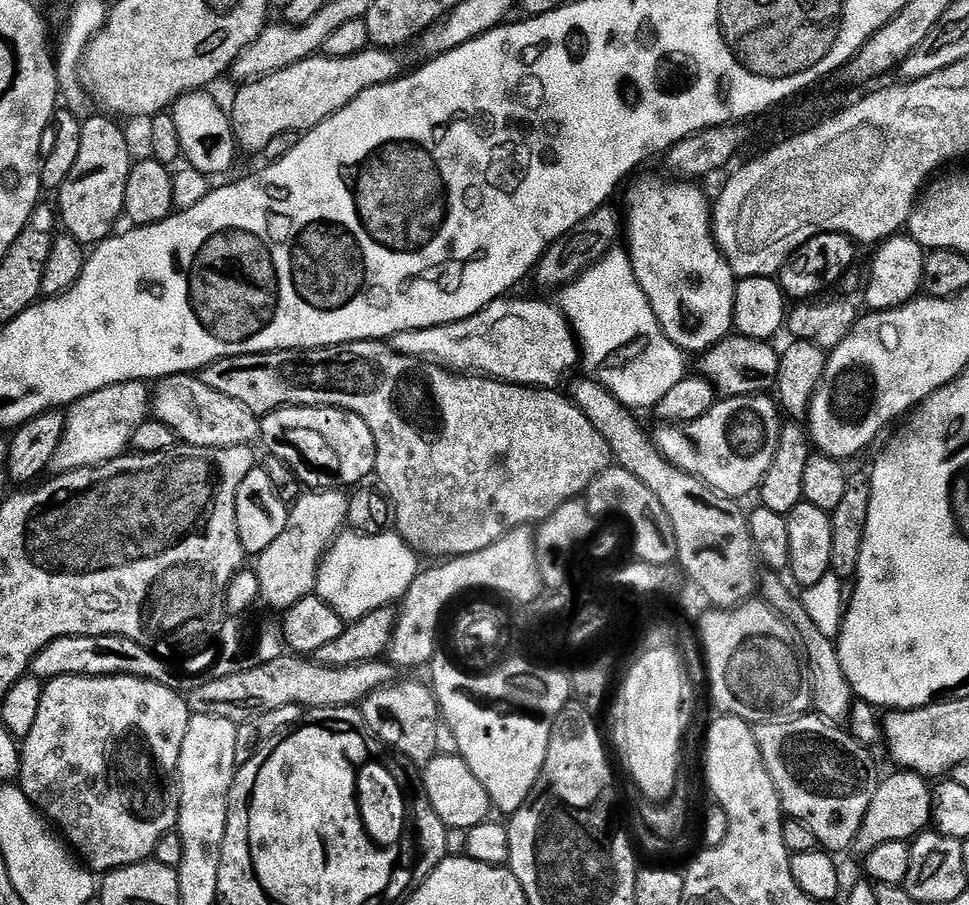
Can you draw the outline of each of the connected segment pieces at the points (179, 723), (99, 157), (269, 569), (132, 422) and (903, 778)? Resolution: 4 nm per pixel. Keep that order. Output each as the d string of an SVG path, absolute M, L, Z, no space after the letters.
M58 676L44 684L38 718L34 718L30 734L22 740L18 784L24 789L30 803L36 805L43 815L45 812L61 828L59 831L63 839L75 849L79 859L83 863L85 860L99 874L107 874L131 864L145 863L151 857L148 855L159 846L160 839L171 828L173 831L177 827L180 794L175 787L160 790L154 798L154 806L122 806L120 800L112 798L110 780L102 768L102 748L110 734L130 726L132 722L150 736L154 746L160 750L161 758L177 757L182 736L172 728L187 728L190 715L187 699L180 694L175 688L168 688L153 680L142 680L138 676Z
M100 115L104 116L92 116L81 123L82 142L78 146L78 159L70 174L66 174L66 182L62 182L58 189L59 223L67 235L85 246L105 243L109 239L108 235L116 228L115 220L124 216L126 182L134 163L128 140L123 130L115 124L117 121L111 115Z
M308 490L289 507L286 530L254 560L263 603L287 610L317 591L321 567L348 524L348 501L349 497L340 490Z
M127 380L125 384L111 384L92 392L71 405L66 412L64 437L54 450L54 458L48 464L48 472L59 474L75 468L97 468L108 460L125 455L131 445L132 435L150 416L150 388L139 380Z
M896 770L893 776L888 776L876 785L876 793L862 818L862 826L856 835L854 852L860 858L869 856L878 846L886 842L908 842L920 835L933 823L932 805L934 792L929 781L916 772Z

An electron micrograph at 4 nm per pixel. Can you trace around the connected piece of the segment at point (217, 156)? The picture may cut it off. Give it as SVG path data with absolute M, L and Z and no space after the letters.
M197 90L180 96L172 105L170 115L177 127L183 159L188 159L185 161L191 167L205 172L210 178L216 178L235 166L238 145L229 113L220 109L219 102L210 93L208 90Z

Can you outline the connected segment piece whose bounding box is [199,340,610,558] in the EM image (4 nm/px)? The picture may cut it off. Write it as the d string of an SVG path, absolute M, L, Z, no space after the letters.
M355 340L331 348L227 356L209 364L199 377L210 390L242 402L257 414L291 406L341 408L362 418L370 426L370 434L374 434L374 476L380 479L379 487L392 505L395 531L420 554L437 552L444 556L440 558L473 556L503 541L523 524L547 520L567 500L587 493L592 480L610 466L606 438L594 430L590 418L560 390L461 374L435 362L403 356L395 347L386 345L384 340Z

